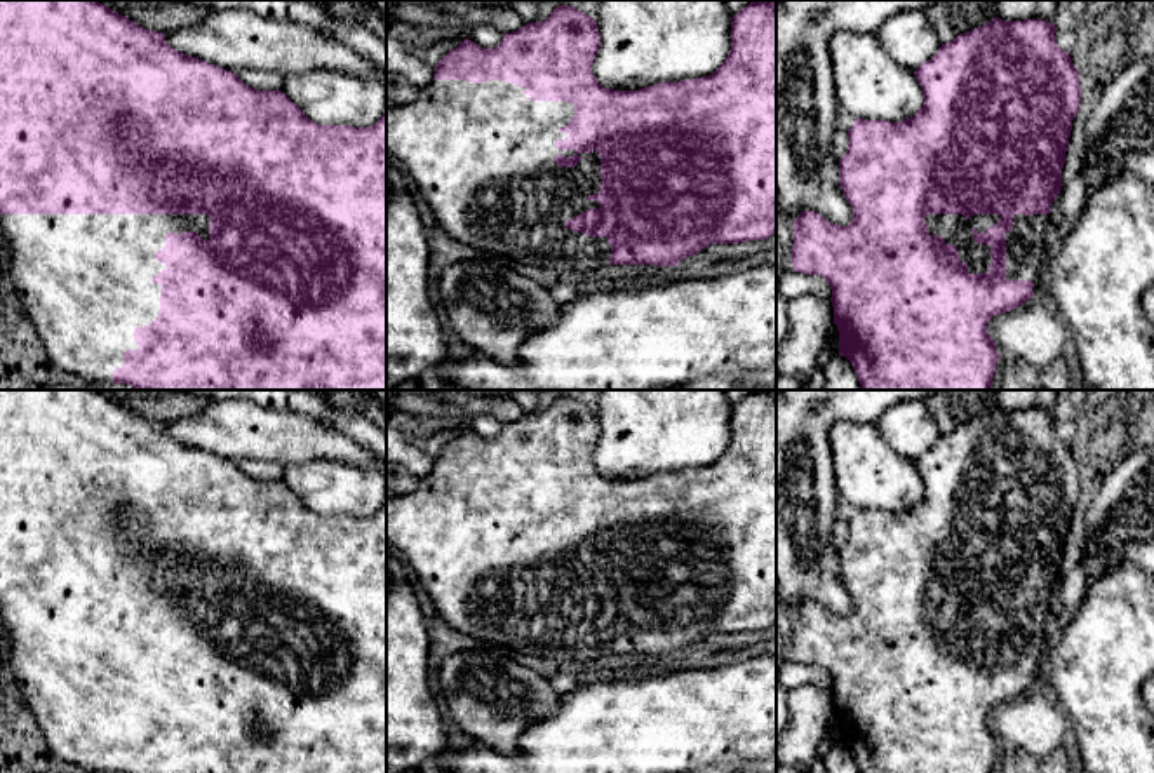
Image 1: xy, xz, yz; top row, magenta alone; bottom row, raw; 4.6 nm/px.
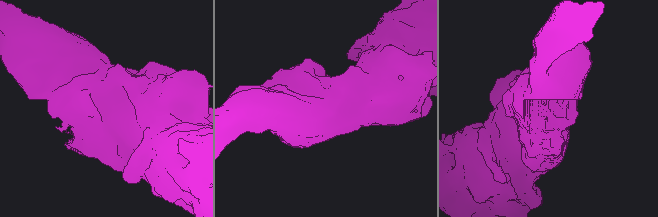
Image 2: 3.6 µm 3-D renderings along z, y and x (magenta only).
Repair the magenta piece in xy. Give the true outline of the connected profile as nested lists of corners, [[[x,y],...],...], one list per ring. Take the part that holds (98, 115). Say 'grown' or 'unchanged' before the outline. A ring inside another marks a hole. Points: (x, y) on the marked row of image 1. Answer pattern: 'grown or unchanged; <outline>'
grown; [[[0,0],[0,240],[2,240],[2,244],[3,244],[3,249],[5,249],[5,263],[7,263],[7,266],[9,266],[9,272],[10,272],[10,280],[12,280],[12,286],[14,286],[14,289],[16,289],[16,292],[17,292],[17,296],[19,296],[19,299],[21,299],[21,303],[23,303],[23,306],[24,306],[24,310],[26,310],[26,315],[28,315],[28,319],[30,319],[30,322],[31,322],[31,324],[33,324],[33,327],[35,327],[35,331],[37,331],[37,334],[38,334],[38,336],[40,336],[40,339],[42,339],[42,343],[44,343],[44,346],[45,346],[45,350],[47,350],[47,353],[49,353],[49,357],[50,357],[50,360],[52,360],[52,362],[54,362],[54,366],[57,366],[57,367],[59,367],[59,369],[63,369],[63,371],[66,371],[66,373],[71,373],[71,374],[77,374],[77,376],[78,376],[78,378],[80,378],[80,380],[82,380],[82,381],[89,381],[89,383],[97,383],[97,385],[106,385],[106,386],[113,386],[113,385],[117,385],[117,383],[124,383],[124,385],[131,385],[131,386],[134,386],[134,388],[136,388],[136,390],[386,390],[386,110],[385,110],[385,113],[383,113],[383,117],[381,117],[381,118],[379,118],[379,120],[378,120],[378,122],[376,122],[376,124],[374,124],[374,125],[371,125],[371,127],[352,127],[352,125],[322,125],[322,124],[315,124],[315,122],[313,122],[313,120],[310,120],[310,118],[308,118],[308,117],[306,117],[306,115],[305,115],[305,113],[303,113],[303,111],[301,111],[301,110],[299,110],[299,106],[298,106],[298,104],[294,104],[294,103],[292,103],[292,101],[291,101],[291,99],[289,99],[289,97],[287,97],[287,96],[285,96],[285,94],[284,94],[284,92],[282,92],[282,91],[258,91],[258,89],[252,89],[252,87],[249,87],[249,85],[245,85],[245,84],[244,84],[244,82],[242,82],[242,80],[240,80],[240,78],[238,78],[238,75],[235,75],[235,73],[231,73],[231,71],[226,71],[226,70],[223,70],[223,68],[219,68],[219,66],[216,66],[216,64],[211,64],[211,63],[207,63],[207,61],[202,61],[202,59],[197,59],[197,57],[193,57],[193,56],[186,56],[186,54],[183,54],[183,52],[179,52],[179,50],[176,50],[176,49],[172,49],[172,47],[171,47],[171,45],[169,45],[169,44],[167,44],[167,42],[165,42],[165,33],[157,33],[157,31],[151,31],[151,30],[144,30],[144,28],[143,28],[143,26],[139,26],[139,24],[136,24],[136,23],[134,23],[134,21],[131,21],[131,19],[127,19],[127,17],[125,17],[125,16],[122,16],[122,14],[118,14],[118,12],[115,12],[115,10],[111,10],[111,9],[108,9],[108,7],[106,7],[106,5],[103,5],[103,3],[99,3],[99,2],[97,2],[97,0]]]

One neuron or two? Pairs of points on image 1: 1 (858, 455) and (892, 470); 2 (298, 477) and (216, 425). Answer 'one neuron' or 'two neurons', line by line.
1: one neuron
2: two neurons

